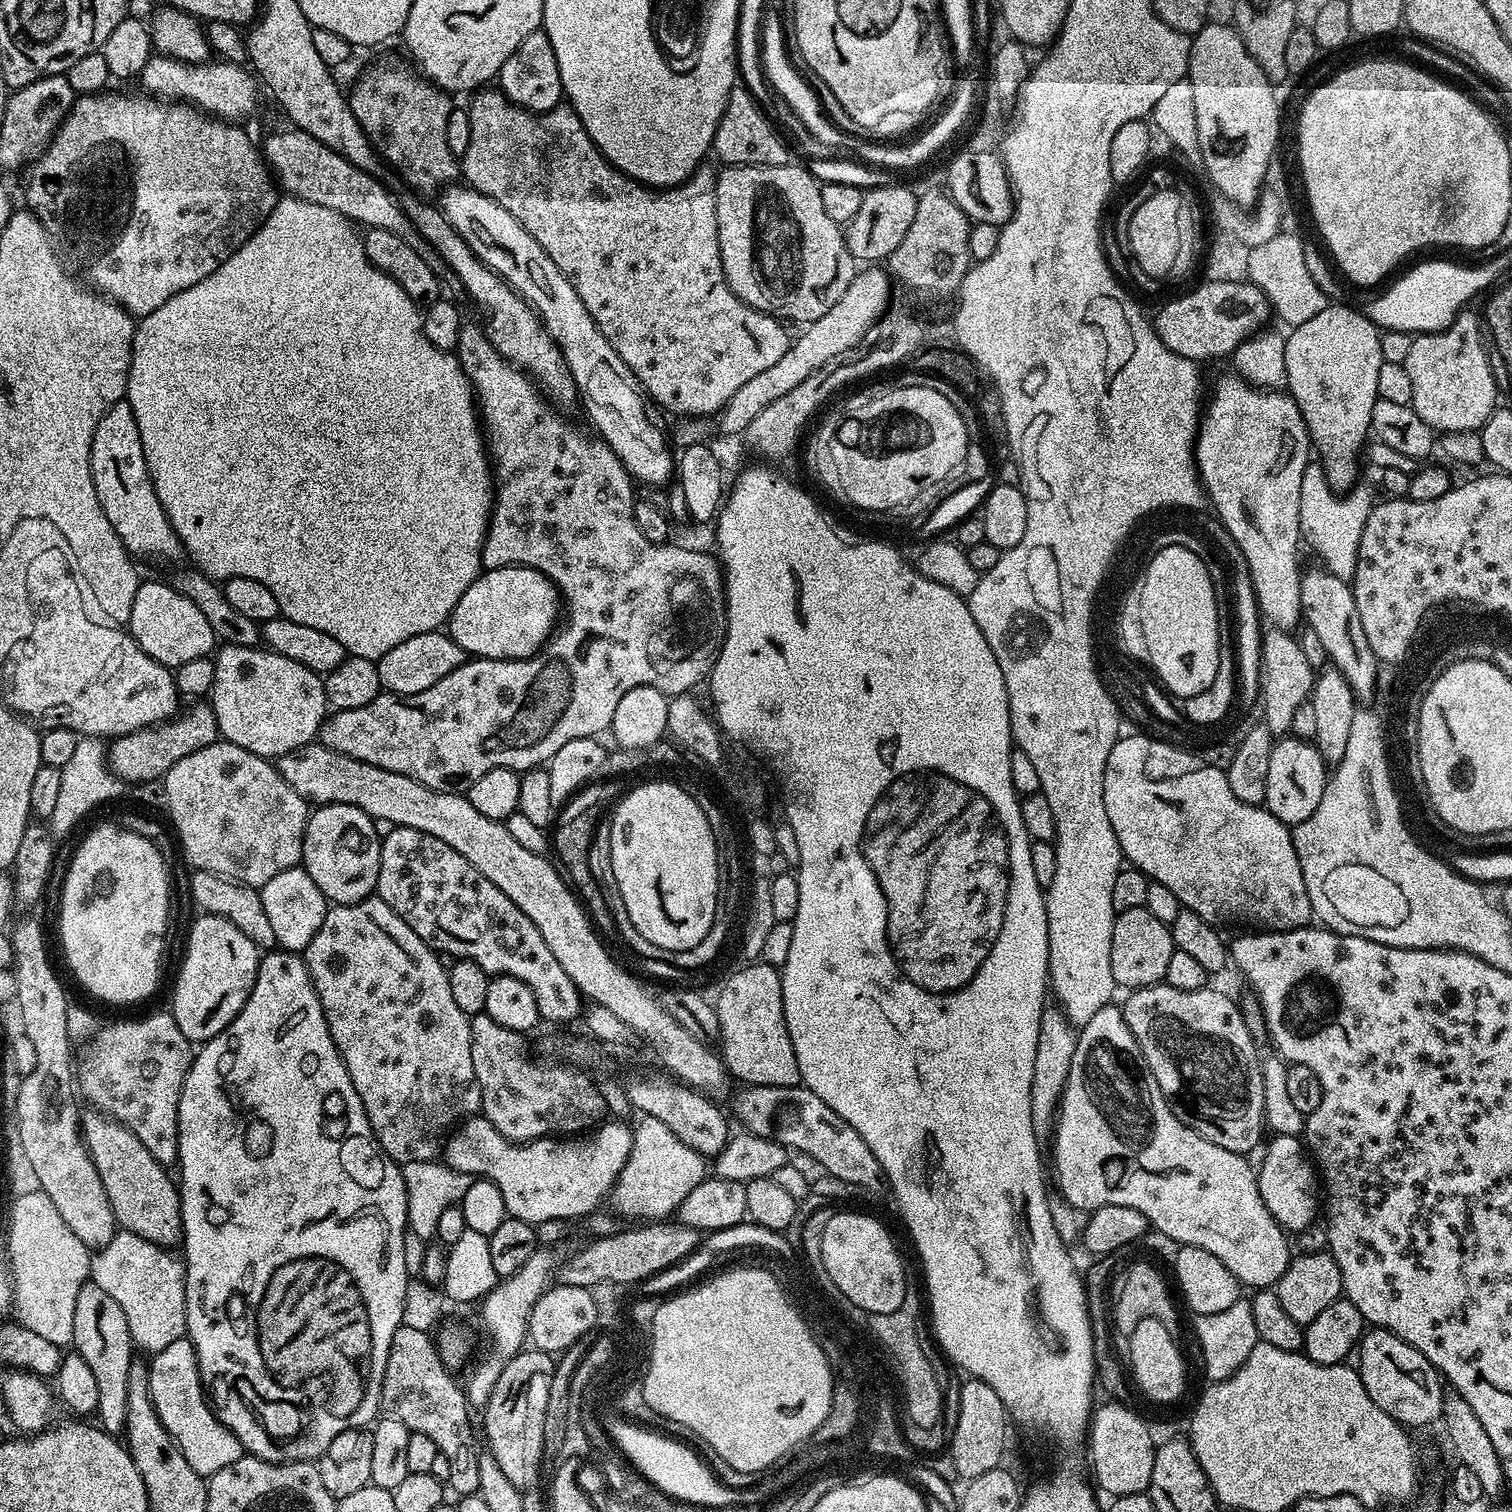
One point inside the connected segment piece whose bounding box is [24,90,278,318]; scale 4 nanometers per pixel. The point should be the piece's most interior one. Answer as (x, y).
(203, 187)

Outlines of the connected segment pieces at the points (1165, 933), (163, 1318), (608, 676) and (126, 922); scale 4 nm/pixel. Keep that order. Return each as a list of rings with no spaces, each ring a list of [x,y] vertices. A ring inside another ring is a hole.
[[[1135,908],[1119,913],[1110,942],[1110,970],[1114,974],[1114,982],[1124,990],[1161,983],[1170,963],[1170,954],[1175,951],[1171,927],[1154,918],[1148,908]]]
[[[126,1230],[117,1234],[102,1249],[95,1251],[90,1259],[90,1280],[106,1294],[110,1294],[118,1306],[121,1306],[130,1326],[133,1345],[137,1349],[144,1349],[148,1354],[161,1352],[171,1343],[183,1339],[187,1335],[186,1304],[185,1304],[185,1268],[183,1261],[169,1249],[160,1248],[154,1243],[140,1238]]]
[[[465,323],[461,327],[454,352],[460,357],[464,373],[468,375],[468,380],[472,383],[475,395],[478,397],[478,412],[486,421],[486,448],[490,453],[491,467],[494,469],[492,519],[488,521],[488,533],[480,555],[483,567],[490,569],[519,566],[538,570],[546,578],[550,578],[560,591],[563,603],[566,605],[566,619],[559,625],[558,630],[553,631],[548,637],[547,647],[534,656],[527,656],[525,660],[468,658],[462,666],[458,666],[458,670],[450,670],[446,678],[434,682],[434,686],[430,686],[430,690],[422,690],[422,694],[396,696],[393,692],[381,691],[380,696],[374,698],[374,702],[366,702],[366,706],[358,706],[354,710],[333,711],[325,716],[318,740],[319,743],[325,744],[338,754],[346,754],[358,762],[366,762],[370,766],[378,766],[382,770],[390,770],[406,778],[414,778],[430,790],[464,794],[470,786],[474,786],[474,782],[478,782],[478,778],[482,778],[482,774],[490,774],[490,770],[512,768],[515,772],[523,774],[529,768],[547,765],[552,756],[558,754],[558,750],[562,750],[566,742],[574,742],[574,738],[587,736],[596,738],[601,735],[599,732],[607,733],[612,727],[614,710],[617,709],[618,702],[634,687],[654,687],[668,698],[691,693],[692,687],[703,676],[705,679],[711,673],[720,648],[724,644],[726,601],[724,574],[719,559],[711,551],[708,553],[699,552],[696,548],[679,548],[678,545],[672,544],[673,542],[662,544],[650,542],[650,538],[646,538],[646,534],[638,530],[638,522],[634,522],[634,495],[632,496],[634,481],[622,466],[618,454],[614,454],[614,450],[599,436],[595,434],[587,436],[582,429],[575,428],[568,420],[563,420],[555,412],[557,409],[546,399],[545,393],[534,383],[531,375],[517,368],[511,360],[507,360],[498,351],[479,323]]]
[[[100,824],[80,845],[68,864],[68,873],[64,876],[64,889],[60,892],[60,944],[64,947],[64,956],[72,967],[74,975],[88,992],[93,992],[100,1000],[109,1000],[112,1004],[136,1004],[144,1000],[156,988],[160,980],[160,959],[164,956],[164,935],[168,932],[168,903],[172,900],[172,888],[168,885],[168,864],[165,853],[154,842],[134,834],[123,826],[115,828],[112,824]]]

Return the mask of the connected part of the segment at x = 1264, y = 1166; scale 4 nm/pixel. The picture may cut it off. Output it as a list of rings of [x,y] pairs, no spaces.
[[[1273,1135],[1271,1139],[1268,1149],[1267,1144],[1263,1149],[1264,1161],[1258,1164],[1258,1190],[1262,1194],[1266,1210],[1270,1210],[1270,1214],[1280,1223],[1280,1227],[1289,1233],[1299,1234],[1305,1229],[1311,1229],[1314,1224],[1312,1219],[1316,1216],[1318,1172],[1300,1136]]]

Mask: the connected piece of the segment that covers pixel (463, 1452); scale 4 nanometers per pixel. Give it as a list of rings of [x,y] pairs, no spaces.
[[[401,1324],[390,1346],[390,1358],[386,1362],[387,1376],[382,1378],[380,1402],[387,1415],[401,1420],[409,1432],[426,1434],[434,1438],[440,1455],[450,1462],[450,1478],[447,1487],[456,1491],[457,1497],[475,1496],[480,1490],[480,1457],[476,1452],[476,1436],[468,1421],[470,1405],[464,1389],[453,1373],[442,1362],[435,1339],[428,1332],[414,1330]]]

